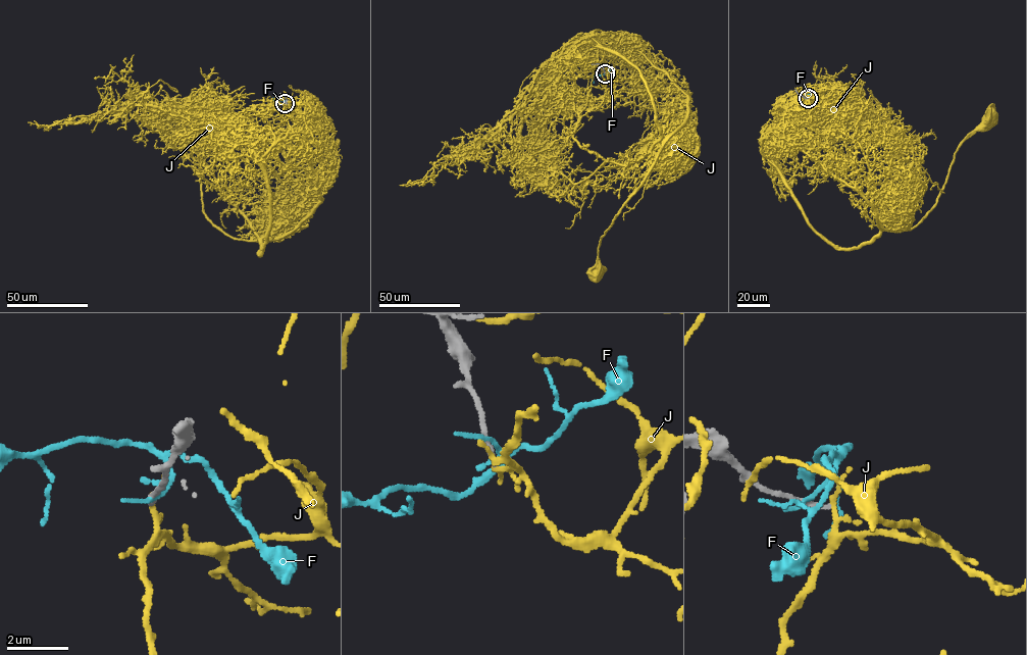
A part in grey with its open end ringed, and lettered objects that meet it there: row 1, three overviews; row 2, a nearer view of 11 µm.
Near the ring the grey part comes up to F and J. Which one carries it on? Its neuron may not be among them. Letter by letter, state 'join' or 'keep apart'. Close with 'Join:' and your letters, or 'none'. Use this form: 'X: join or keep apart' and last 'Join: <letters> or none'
F: keep apart
J: join
Join: J

